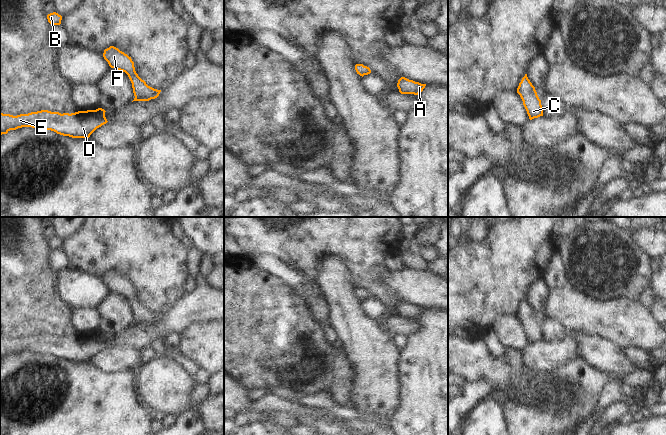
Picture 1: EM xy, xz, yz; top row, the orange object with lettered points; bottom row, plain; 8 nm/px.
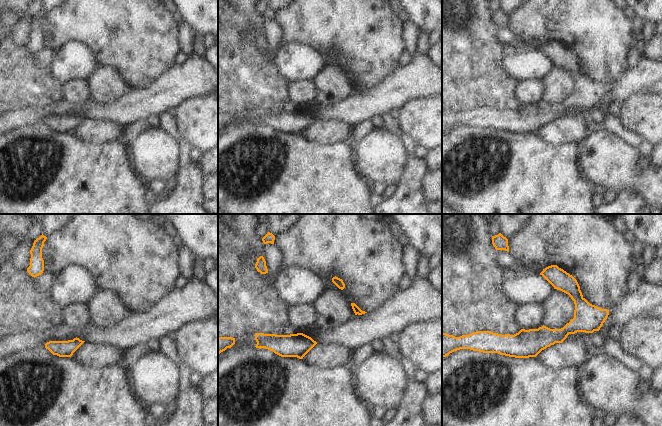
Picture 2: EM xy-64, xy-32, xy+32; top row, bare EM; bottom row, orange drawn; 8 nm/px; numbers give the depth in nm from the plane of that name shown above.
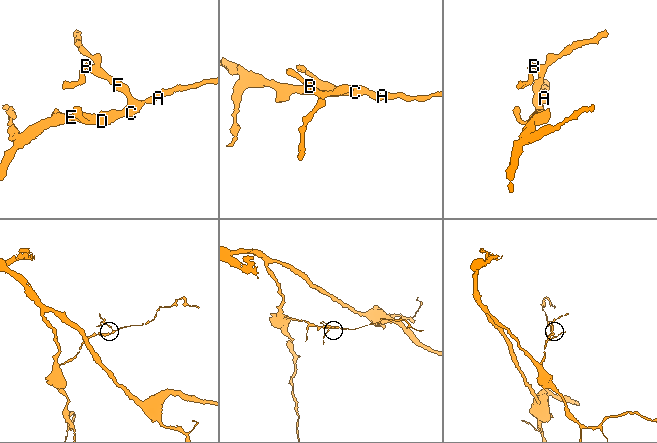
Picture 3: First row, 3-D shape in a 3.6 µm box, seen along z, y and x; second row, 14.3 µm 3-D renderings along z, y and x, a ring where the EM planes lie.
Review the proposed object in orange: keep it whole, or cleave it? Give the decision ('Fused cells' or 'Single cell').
Single cell

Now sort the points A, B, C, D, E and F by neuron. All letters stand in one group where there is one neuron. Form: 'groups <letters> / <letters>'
groups A B C D E F

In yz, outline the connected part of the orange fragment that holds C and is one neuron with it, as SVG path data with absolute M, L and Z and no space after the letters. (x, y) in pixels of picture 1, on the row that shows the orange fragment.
M527 74L522 78L517 88L517 93L520 95L523 105L527 111L529 119L543 116L543 107L539 99L535 87L527 77Z

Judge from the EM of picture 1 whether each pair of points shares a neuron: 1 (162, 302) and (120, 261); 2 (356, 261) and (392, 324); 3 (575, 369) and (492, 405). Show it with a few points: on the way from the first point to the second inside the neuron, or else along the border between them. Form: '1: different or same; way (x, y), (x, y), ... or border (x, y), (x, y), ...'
1: same; way (152, 291), (131, 270)
2: different; border (393, 314), (398, 316)
3: different; border (500, 406), (507, 424)

